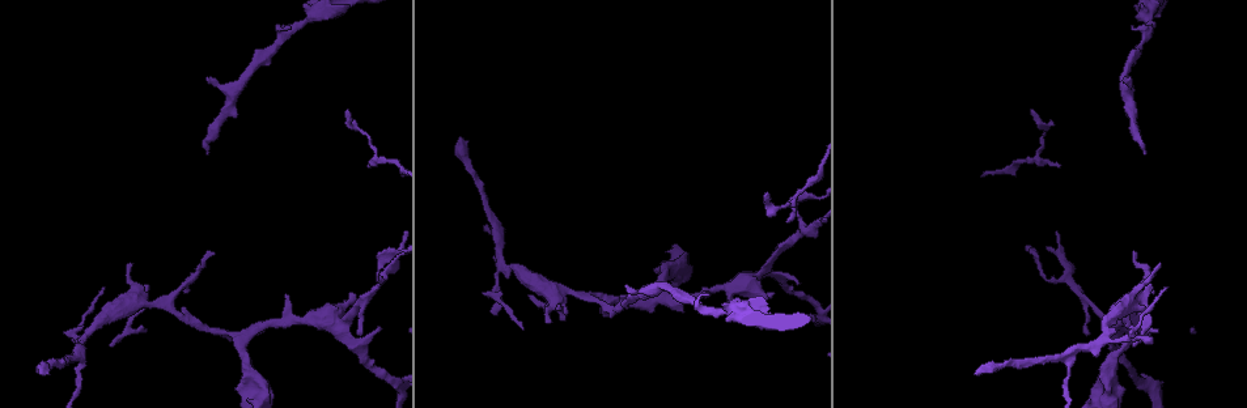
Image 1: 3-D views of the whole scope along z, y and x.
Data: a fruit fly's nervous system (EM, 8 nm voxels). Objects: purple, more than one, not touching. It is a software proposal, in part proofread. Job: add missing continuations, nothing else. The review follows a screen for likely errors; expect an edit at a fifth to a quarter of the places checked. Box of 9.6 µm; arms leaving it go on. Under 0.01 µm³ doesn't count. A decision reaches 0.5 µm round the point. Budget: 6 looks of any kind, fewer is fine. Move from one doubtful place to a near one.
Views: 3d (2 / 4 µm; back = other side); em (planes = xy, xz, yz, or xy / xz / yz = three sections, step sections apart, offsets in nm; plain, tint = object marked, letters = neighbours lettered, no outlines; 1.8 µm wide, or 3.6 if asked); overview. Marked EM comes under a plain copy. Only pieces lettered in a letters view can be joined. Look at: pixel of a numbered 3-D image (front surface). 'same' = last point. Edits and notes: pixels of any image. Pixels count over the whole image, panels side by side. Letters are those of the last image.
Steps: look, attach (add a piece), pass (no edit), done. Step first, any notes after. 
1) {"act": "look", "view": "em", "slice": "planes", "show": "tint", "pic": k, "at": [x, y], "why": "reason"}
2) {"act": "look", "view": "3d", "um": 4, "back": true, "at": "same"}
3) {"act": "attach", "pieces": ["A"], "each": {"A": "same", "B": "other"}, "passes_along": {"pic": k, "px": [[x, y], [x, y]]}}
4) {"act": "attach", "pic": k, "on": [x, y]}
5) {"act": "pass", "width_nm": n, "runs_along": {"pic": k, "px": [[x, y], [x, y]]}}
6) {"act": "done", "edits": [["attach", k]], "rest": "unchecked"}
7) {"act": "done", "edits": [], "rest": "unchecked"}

{"act": "look", "view": "3d", "um": 4, "pic": 1, "at": [980, 374], "why": "tapers out"}

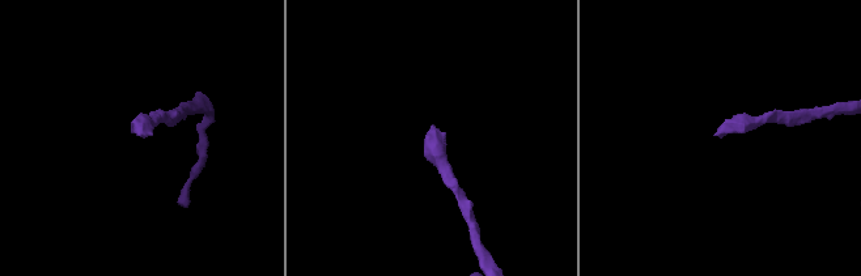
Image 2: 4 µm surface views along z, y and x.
{"act": "look", "view": "em", "slice": "planes", "show": "letters", "pic": 2, "at": [443, 133]}

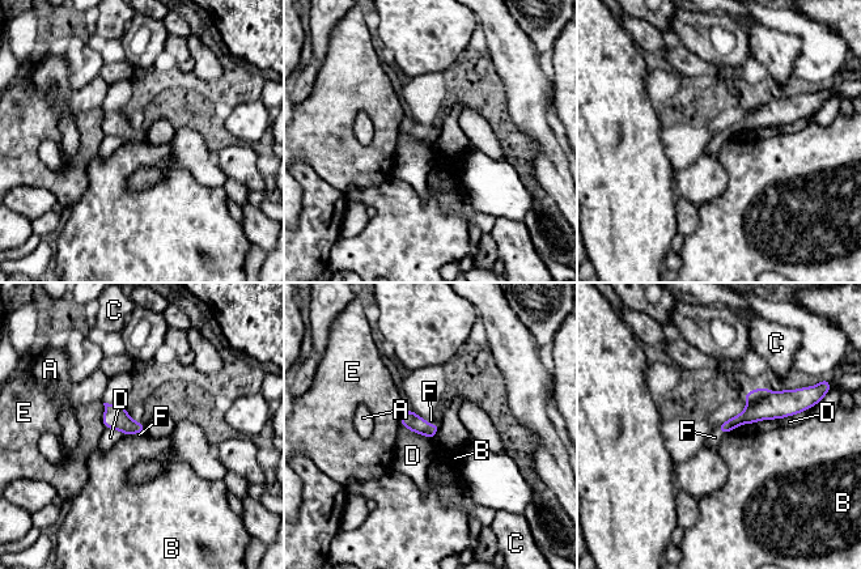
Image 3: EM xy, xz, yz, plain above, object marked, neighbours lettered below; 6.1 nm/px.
{"act": "attach", "pieces": ["F"], "each": {"A": "other", "B": "other", "C": "other", "D": "other", "E": "other", "F": "same"}, "passes_along": {"pic": 3, "px": [[754, 411], [720, 432], [715, 437]]}, "found": "it goes on there"}

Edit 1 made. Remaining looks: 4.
{"act": "look", "view": "em", "slice": "planes", "show": "letters", "pic": 1, "at": [207, 154], "why": "an open end"}

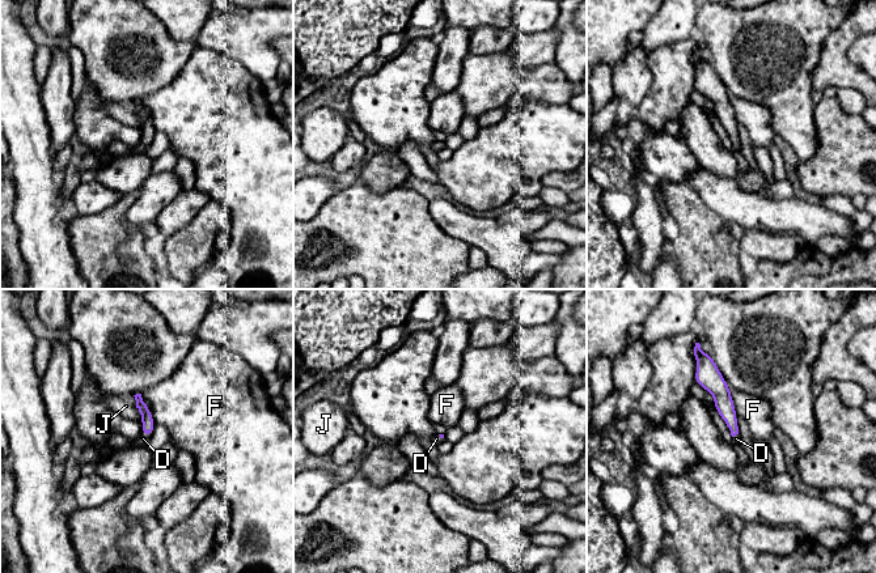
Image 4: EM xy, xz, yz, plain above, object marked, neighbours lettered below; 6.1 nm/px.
{"act": "attach", "pieces": ["D"], "each": {"D": "same", "F": "other", "J": "other"}, "passes_along": {"pic": 4, "px": [[148, 424], [146, 434], [143, 438]]}, "found": "it goes on there"}

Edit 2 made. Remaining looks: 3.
{"act": "look", "view": "overview"}

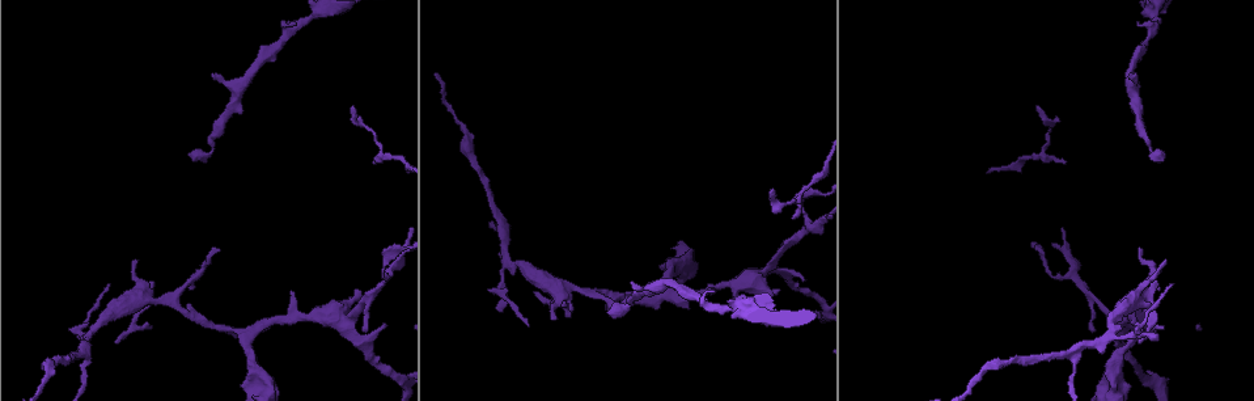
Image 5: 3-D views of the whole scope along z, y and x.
{"act": "look", "view": "3d", "um": 2, "pic": 5, "at": [1157, 341], "why": "branch stops here"}

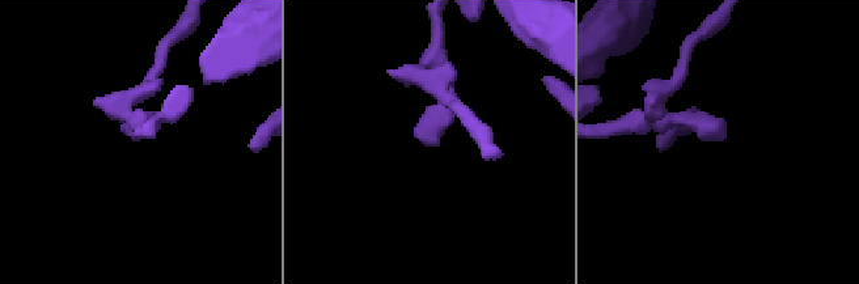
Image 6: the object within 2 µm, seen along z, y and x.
{"act": "look", "view": "em", "slice": "planes", "show": "letters", "pic": 6, "at": [429, 143]}

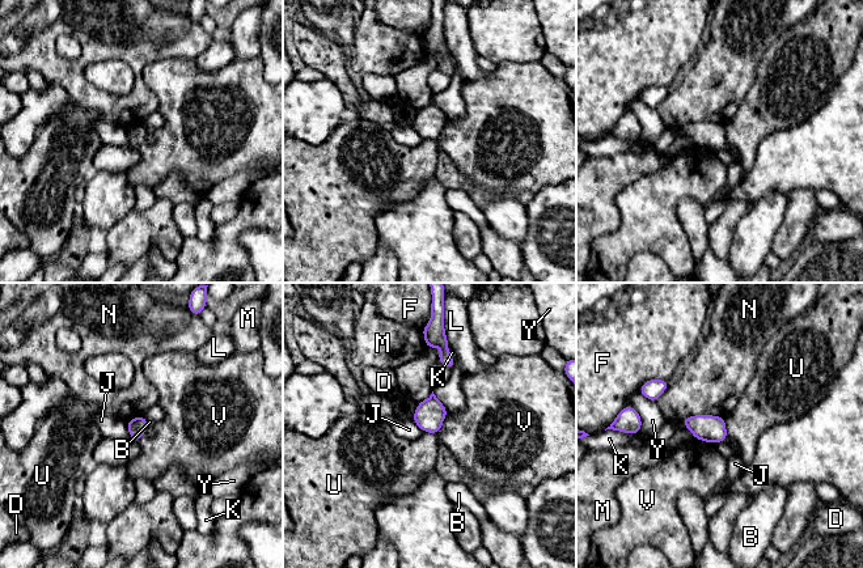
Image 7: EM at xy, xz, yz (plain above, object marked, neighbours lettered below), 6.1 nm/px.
{"act": "pass", "longest_contact_nm": ["N", 280], "each": {"B": "other", "D": "other", "F": "other", "J": "other", "K": "other", "L": "other", "M": "other", "N": "other", "U": "other", "V": "other", "Y": "other"}, "border": {"pic": 7, "px": [[724, 418], [728, 436]]}, "found": "none of them fits"}

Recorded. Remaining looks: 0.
{"act": "done", "edits": [["attach", 3], ["attach", 4]], "rest": "unchecked"}

